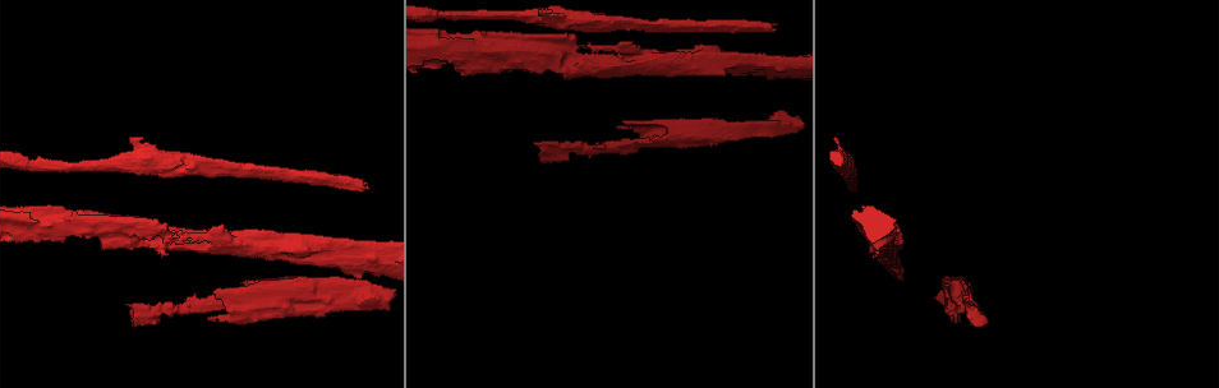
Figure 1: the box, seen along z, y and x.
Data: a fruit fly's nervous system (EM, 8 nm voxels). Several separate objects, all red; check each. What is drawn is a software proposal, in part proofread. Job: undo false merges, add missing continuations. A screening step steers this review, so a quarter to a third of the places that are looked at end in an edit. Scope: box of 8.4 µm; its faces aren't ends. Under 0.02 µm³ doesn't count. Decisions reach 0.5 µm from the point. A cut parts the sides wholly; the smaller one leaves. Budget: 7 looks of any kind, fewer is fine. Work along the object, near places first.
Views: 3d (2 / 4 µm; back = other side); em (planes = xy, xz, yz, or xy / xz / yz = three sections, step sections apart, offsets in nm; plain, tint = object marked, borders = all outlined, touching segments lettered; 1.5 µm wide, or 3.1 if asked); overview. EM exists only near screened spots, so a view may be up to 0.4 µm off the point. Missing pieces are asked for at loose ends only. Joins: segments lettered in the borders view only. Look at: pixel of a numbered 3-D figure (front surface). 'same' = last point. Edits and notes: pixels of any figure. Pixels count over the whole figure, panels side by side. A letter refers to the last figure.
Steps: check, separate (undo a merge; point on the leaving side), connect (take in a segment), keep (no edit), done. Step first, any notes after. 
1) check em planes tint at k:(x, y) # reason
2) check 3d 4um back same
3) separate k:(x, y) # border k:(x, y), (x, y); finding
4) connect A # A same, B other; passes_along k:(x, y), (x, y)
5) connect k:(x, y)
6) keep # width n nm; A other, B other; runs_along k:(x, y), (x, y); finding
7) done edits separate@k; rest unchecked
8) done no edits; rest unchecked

check em yz step 4 tint at 1:(548, 58) # a fork

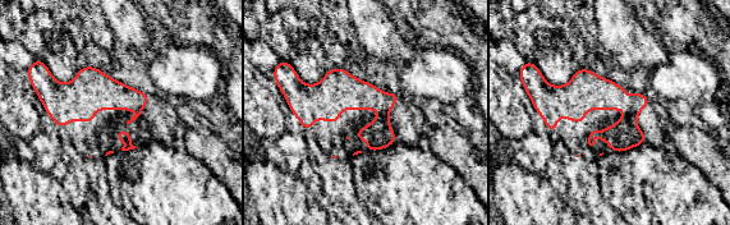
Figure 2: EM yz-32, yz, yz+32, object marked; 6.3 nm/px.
check em planes borders same

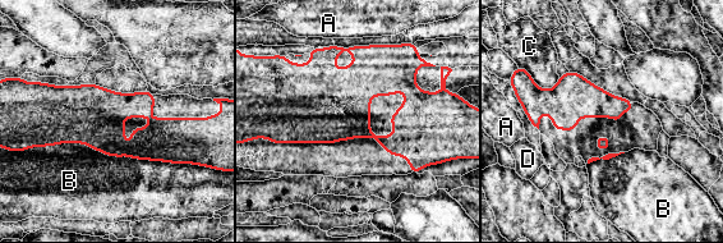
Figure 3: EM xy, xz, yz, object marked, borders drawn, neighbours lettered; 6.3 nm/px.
keep # A other, B other, C other, D other; runs_along 3:(519, 94), (629, 108); one neuron here

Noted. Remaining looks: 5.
check em planes borders at 1:(958, 322) # thick end

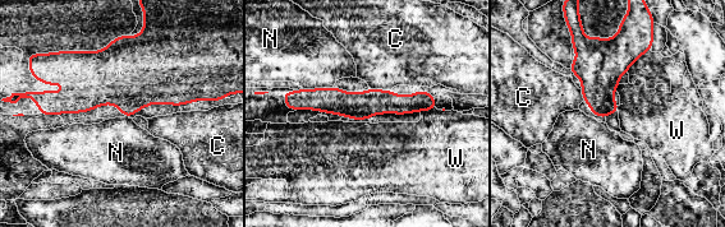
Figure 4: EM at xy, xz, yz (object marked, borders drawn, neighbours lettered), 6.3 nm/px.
keep # C other, N other, W other; none of them fits

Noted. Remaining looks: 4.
check em 3.1um planes borders at 1:(367, 189)

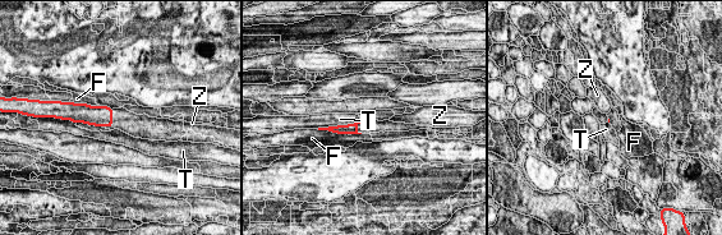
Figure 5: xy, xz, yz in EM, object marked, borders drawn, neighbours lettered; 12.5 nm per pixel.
keep # longest_contact T 550 nm; F other, T other, Z other; border 5:(363, 120), (321, 128); no lettered segment goes on from it

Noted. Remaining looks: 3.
done no edits; rest unchecked

